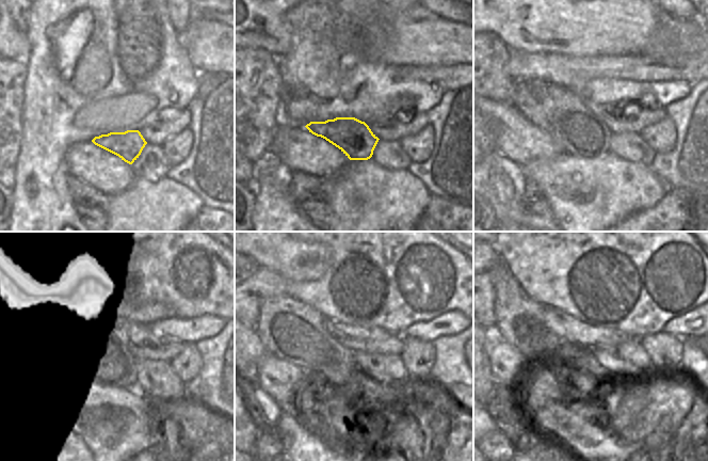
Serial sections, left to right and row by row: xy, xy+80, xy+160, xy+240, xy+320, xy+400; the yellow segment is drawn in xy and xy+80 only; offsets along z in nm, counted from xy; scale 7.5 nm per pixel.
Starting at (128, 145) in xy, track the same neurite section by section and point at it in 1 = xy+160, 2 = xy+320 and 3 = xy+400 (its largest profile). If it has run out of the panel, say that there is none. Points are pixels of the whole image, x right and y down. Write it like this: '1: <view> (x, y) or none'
1: xy+160 (560, 111)
2: xy+320 (291, 330)
3: xy+400 (520, 321)

